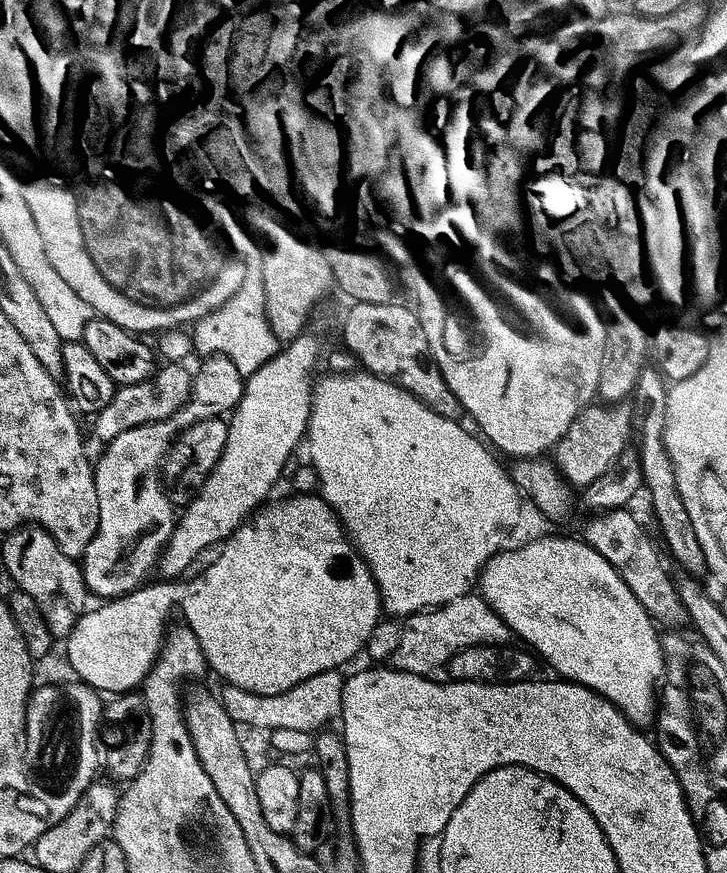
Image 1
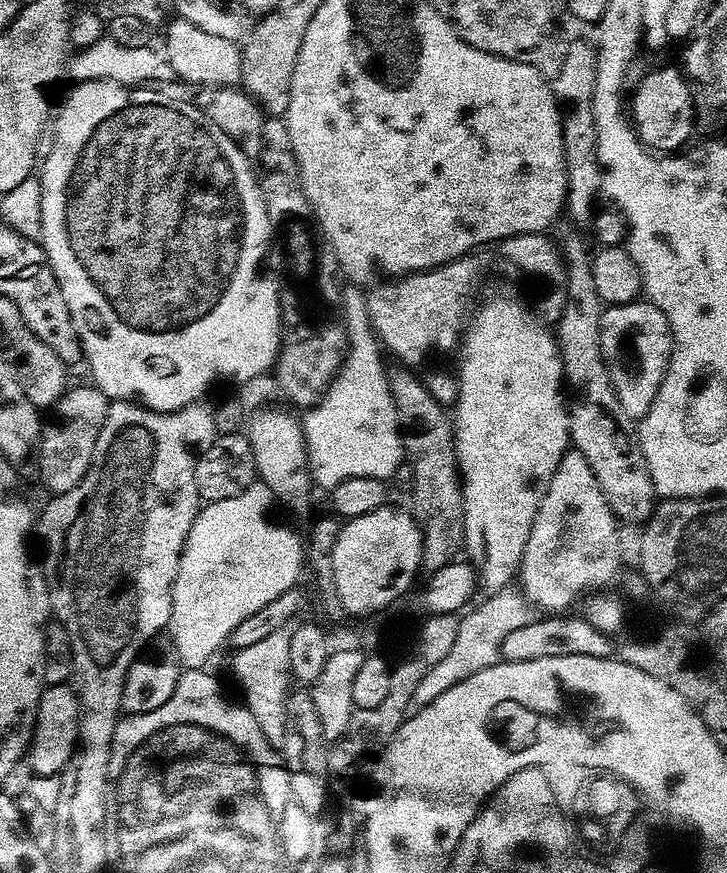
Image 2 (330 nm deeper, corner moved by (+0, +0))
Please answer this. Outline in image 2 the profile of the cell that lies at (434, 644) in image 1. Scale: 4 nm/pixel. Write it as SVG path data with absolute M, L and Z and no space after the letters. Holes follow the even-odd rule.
M523 591L495 592L487 599L485 604L477 603L460 620L458 638L450 649L450 654L446 654L446 658L442 658L442 662L438 662L438 666L434 666L434 670L430 670L426 678L422 678L422 683L418 685L418 691L412 699L417 709L430 706L430 702L442 698L446 690L454 690L458 682L466 682L466 678L474 678L474 674L482 674L482 670L490 670L501 663L504 660L502 646L506 646L506 638L510 638L514 630L522 630L522 626L530 626L538 619L537 609L525 598Z

